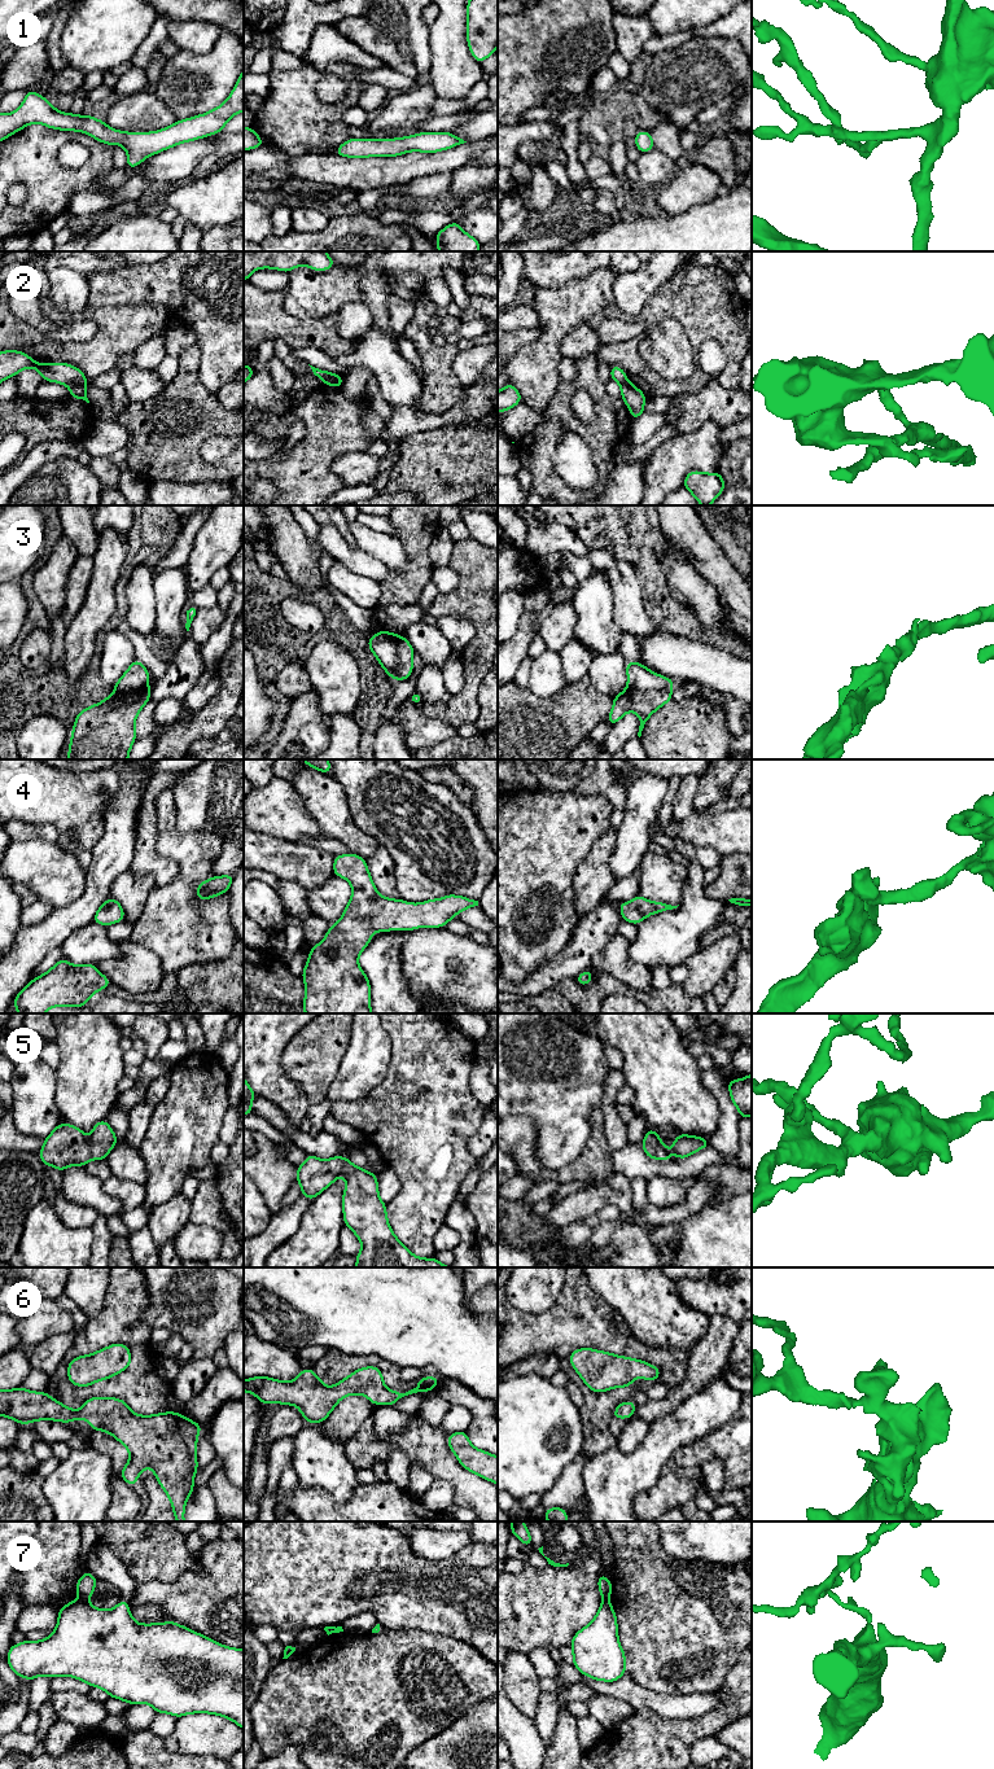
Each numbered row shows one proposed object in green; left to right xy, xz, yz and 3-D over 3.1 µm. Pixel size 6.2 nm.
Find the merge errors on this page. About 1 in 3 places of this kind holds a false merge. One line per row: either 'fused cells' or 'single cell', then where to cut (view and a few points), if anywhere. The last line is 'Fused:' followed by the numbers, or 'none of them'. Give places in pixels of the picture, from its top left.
1: single cell; no cut
2: fused cells; cut in xy along (86, 382), (70, 388)
3: fused cells; cut in xz along (388, 633), (395, 643), (397, 652), (397, 670), (392, 678)
4: single cell; no cut
5: single cell; no cut
6: single cell; no cut
7: fused cells; cut in yz along (603, 1599), (608, 1601)
Fused: 2, 3, 7

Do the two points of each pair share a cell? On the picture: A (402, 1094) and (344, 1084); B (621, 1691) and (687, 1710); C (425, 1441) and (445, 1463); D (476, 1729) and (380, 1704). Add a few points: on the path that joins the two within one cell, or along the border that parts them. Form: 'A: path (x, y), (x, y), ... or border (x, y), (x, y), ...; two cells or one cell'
A: border (389, 1063), (386, 1076), (368, 1093), (344, 1100); two cells
B: path (638, 1697), (670, 1707); one cell
C: path (428, 1446), (439, 1458); one cell
D: border (477, 1703), (468, 1707), (452, 1722), (428, 1739); two cells

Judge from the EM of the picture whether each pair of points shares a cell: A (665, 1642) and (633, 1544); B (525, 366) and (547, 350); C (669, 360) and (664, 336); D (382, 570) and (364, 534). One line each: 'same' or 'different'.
A: same
B: same
C: same
D: different

